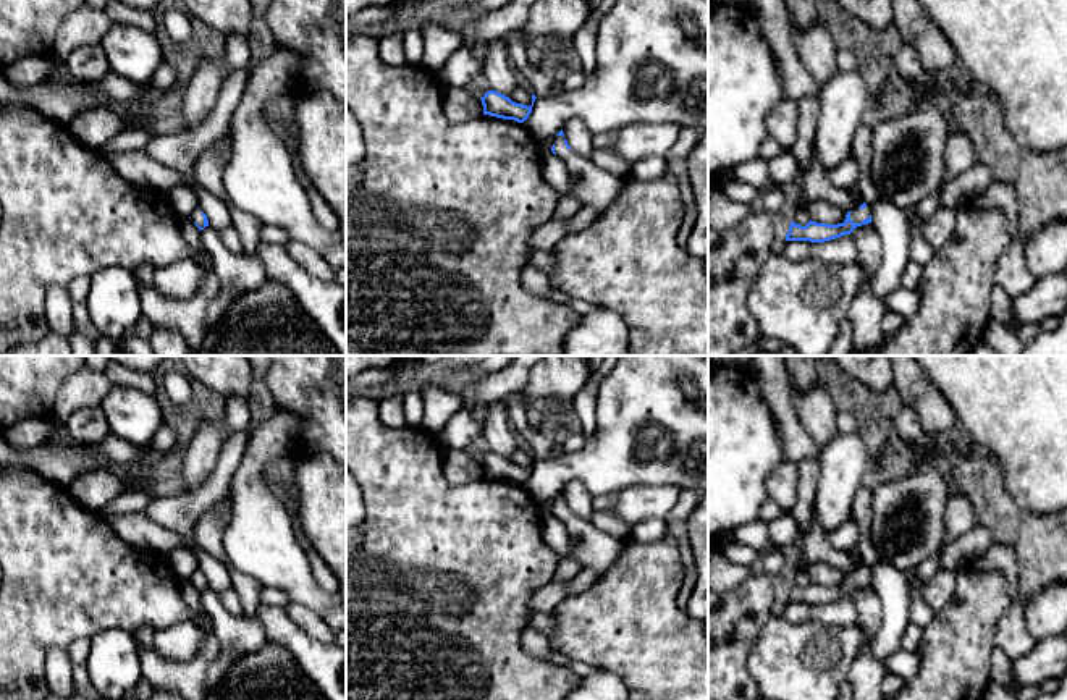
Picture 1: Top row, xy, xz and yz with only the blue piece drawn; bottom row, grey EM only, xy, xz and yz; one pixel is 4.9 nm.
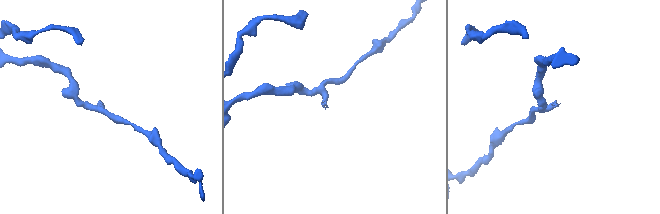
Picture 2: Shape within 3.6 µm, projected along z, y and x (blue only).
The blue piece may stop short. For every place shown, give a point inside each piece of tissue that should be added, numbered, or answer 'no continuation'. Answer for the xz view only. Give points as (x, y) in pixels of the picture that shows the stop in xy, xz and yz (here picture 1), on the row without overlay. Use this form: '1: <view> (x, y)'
1: xz (595, 550)

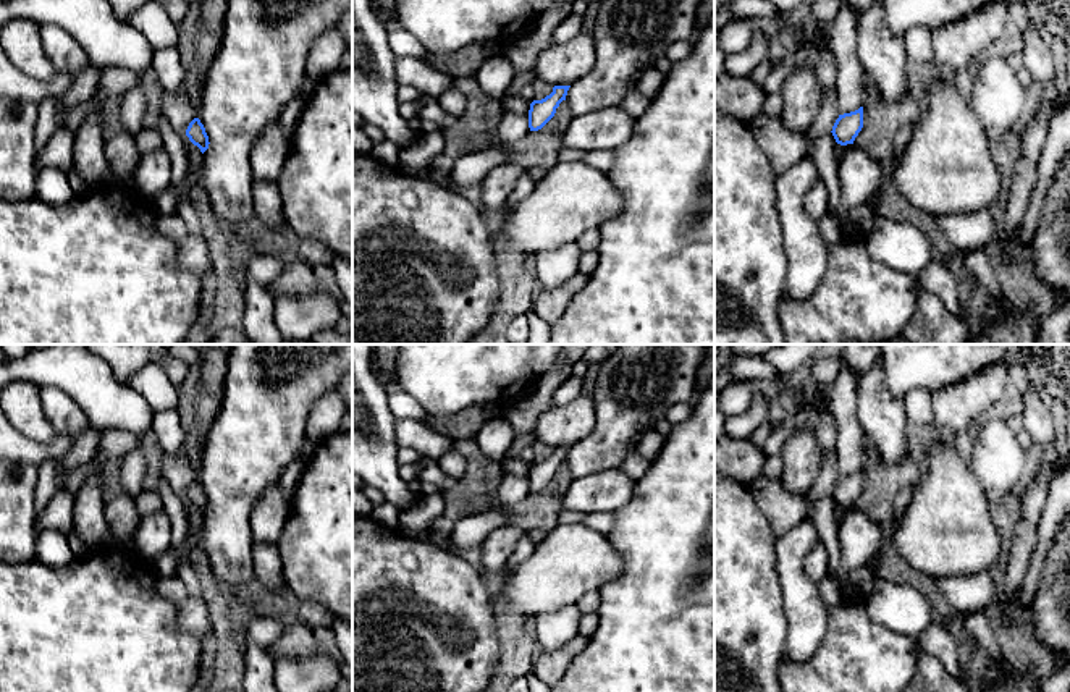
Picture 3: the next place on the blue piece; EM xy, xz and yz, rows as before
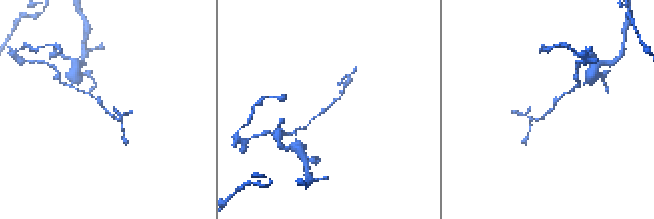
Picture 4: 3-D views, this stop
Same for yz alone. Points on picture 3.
no continuation

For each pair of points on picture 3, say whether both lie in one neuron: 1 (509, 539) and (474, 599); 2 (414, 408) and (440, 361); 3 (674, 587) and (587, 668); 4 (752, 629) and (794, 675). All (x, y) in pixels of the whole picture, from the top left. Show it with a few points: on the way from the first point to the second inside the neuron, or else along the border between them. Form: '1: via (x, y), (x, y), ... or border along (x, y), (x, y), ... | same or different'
1: border along (479, 566), (484, 573) | different
2: border along (400, 387), (427, 411) | different
3: via (653, 608), (608, 654) | same
4: border along (786, 654), (778, 675) | different

